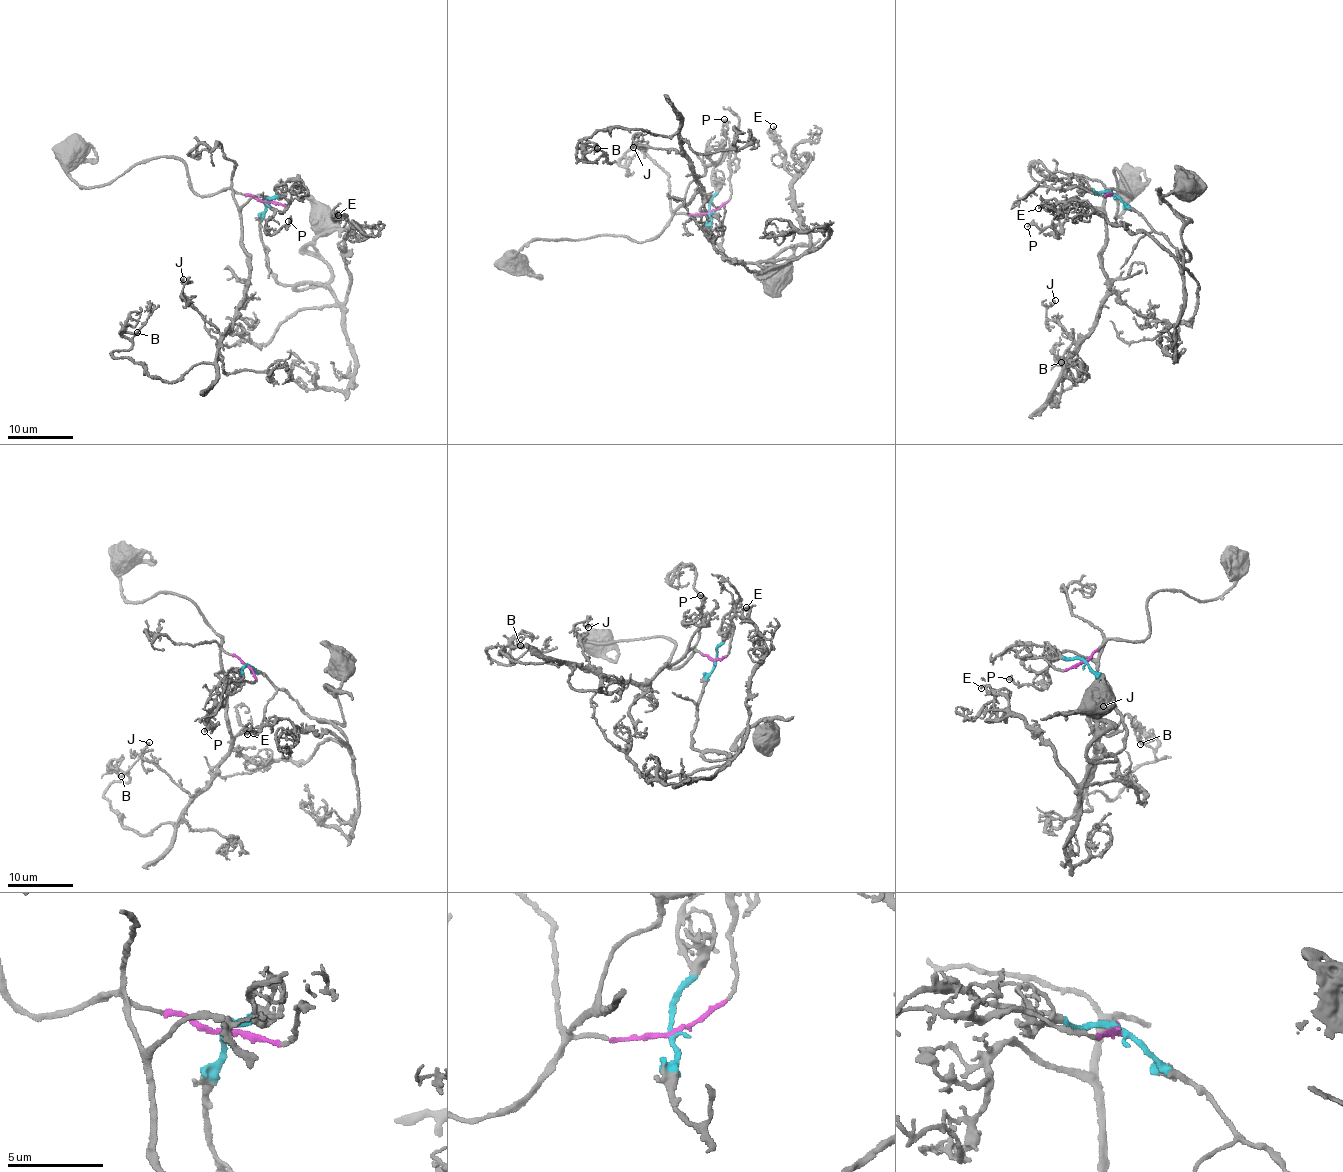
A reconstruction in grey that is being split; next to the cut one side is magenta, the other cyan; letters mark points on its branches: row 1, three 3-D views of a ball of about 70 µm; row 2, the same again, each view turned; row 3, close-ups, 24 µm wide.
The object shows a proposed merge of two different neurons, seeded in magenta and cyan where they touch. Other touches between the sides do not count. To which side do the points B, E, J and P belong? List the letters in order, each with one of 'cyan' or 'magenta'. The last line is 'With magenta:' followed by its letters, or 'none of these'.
B: magenta
E: cyan
J: magenta
P: magenta
With magenta: B, J, P

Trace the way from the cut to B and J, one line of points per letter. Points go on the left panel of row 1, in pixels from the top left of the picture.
B: (265, 202), (233, 194), (249, 274), (215, 362), (153, 379), (112, 352), (143, 325), (137, 332)
J: (265, 202), (233, 194), (242, 223), (248, 286), (235, 323), (219, 334), (180, 296), (183, 278)

